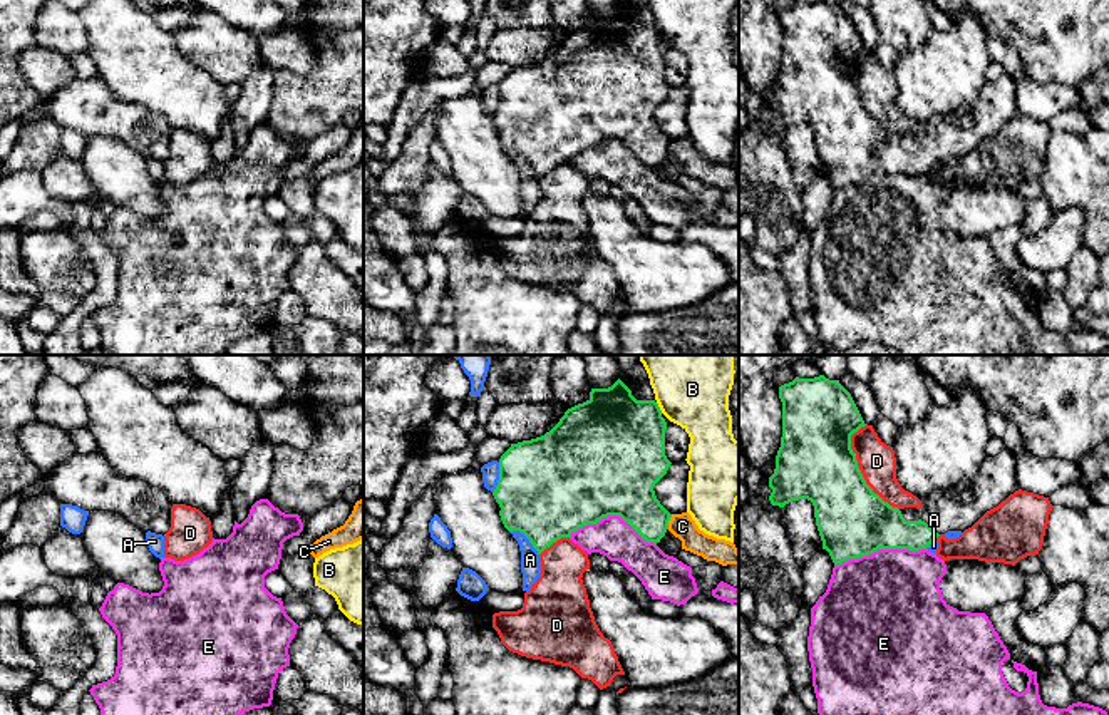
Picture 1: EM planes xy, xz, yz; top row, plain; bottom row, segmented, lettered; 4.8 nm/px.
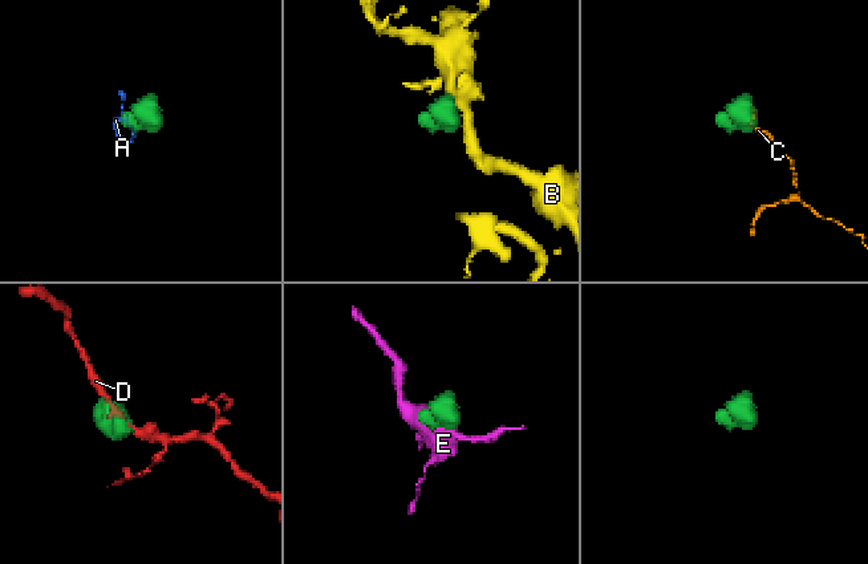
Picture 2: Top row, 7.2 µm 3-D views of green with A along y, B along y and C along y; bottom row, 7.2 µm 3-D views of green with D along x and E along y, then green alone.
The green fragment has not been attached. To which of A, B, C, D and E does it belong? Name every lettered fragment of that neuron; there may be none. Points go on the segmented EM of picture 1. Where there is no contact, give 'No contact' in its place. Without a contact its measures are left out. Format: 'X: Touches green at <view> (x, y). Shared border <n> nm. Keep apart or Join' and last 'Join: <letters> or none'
A: Touches green at xz (528, 538). Shared border 180 nm. Keep apart
B: Touches green at xz (659, 407). Shared border 70 nm. Keep apart
C: Touches green at xz (669, 519). Shared border 80 nm. Keep apart
D: Touches green at yz (858, 469). Shared border 440 nm. Keep apart
E: Touches green at yz (880, 548). Shared border 440 nm. Keep apart
Join: none

